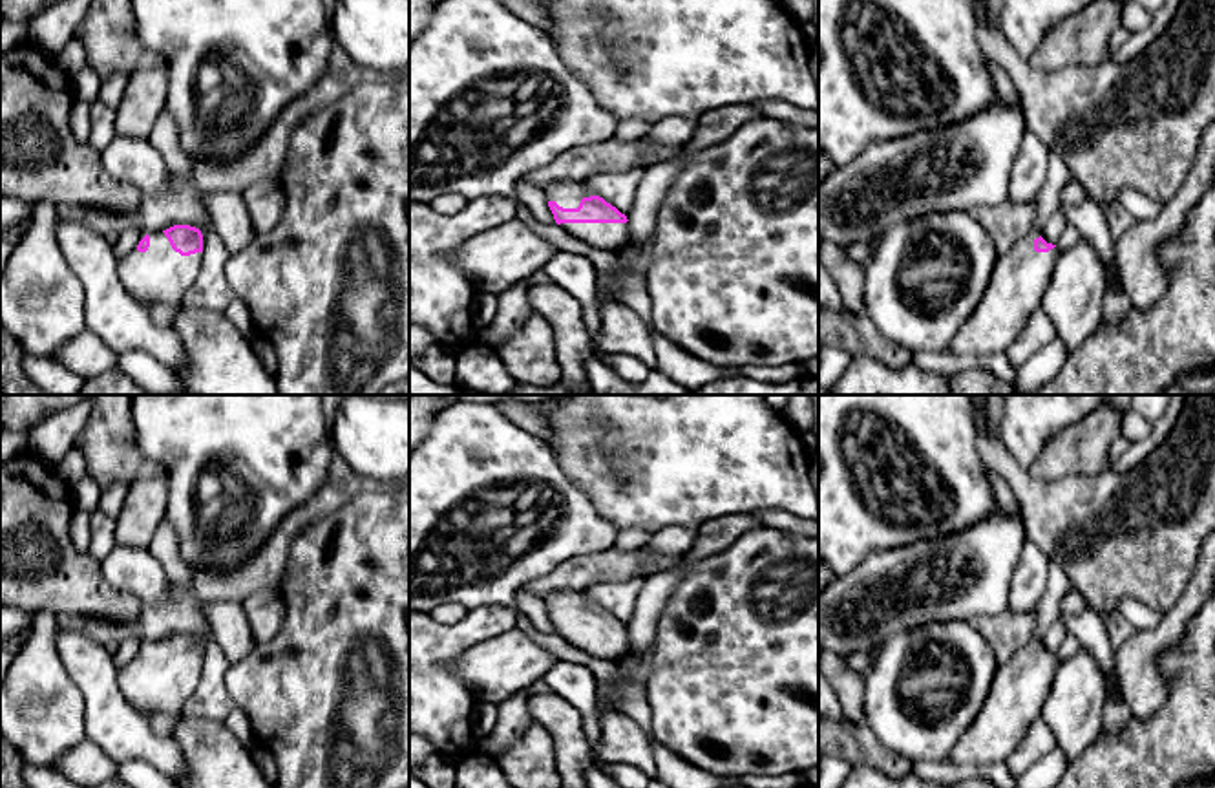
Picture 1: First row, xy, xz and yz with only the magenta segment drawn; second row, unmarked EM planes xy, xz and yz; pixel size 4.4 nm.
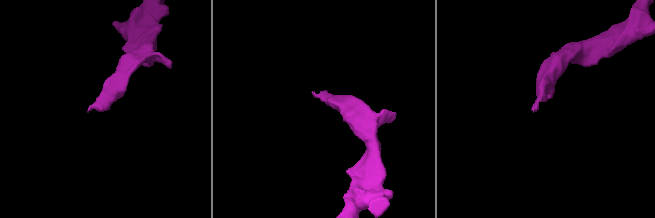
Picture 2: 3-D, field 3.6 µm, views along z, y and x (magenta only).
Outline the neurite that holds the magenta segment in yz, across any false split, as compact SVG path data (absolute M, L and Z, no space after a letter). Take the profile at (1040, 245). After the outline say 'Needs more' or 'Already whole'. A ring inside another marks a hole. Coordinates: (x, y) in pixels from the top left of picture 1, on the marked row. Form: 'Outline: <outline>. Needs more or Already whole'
Outline: M1032 230L998 256L983 298L945 353L1007 353L1027 320L1041 309L1056 254L1058 247Z. Needs more

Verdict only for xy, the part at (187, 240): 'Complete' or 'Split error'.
Split error

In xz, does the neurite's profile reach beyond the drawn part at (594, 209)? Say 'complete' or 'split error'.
split error

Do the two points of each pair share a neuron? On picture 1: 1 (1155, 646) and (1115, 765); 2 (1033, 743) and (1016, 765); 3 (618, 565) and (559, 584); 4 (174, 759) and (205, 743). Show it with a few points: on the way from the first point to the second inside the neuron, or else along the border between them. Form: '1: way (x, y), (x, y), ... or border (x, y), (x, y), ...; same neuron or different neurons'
1: border (1166, 692), (1166, 701), (1151, 715), (1131, 719); different neurons
2: way (1031, 748), (1022, 759); same neuron
3: way (603, 567), (574, 575); same neuron
4: border (170, 737), (179, 746), (185, 768); different neurons

